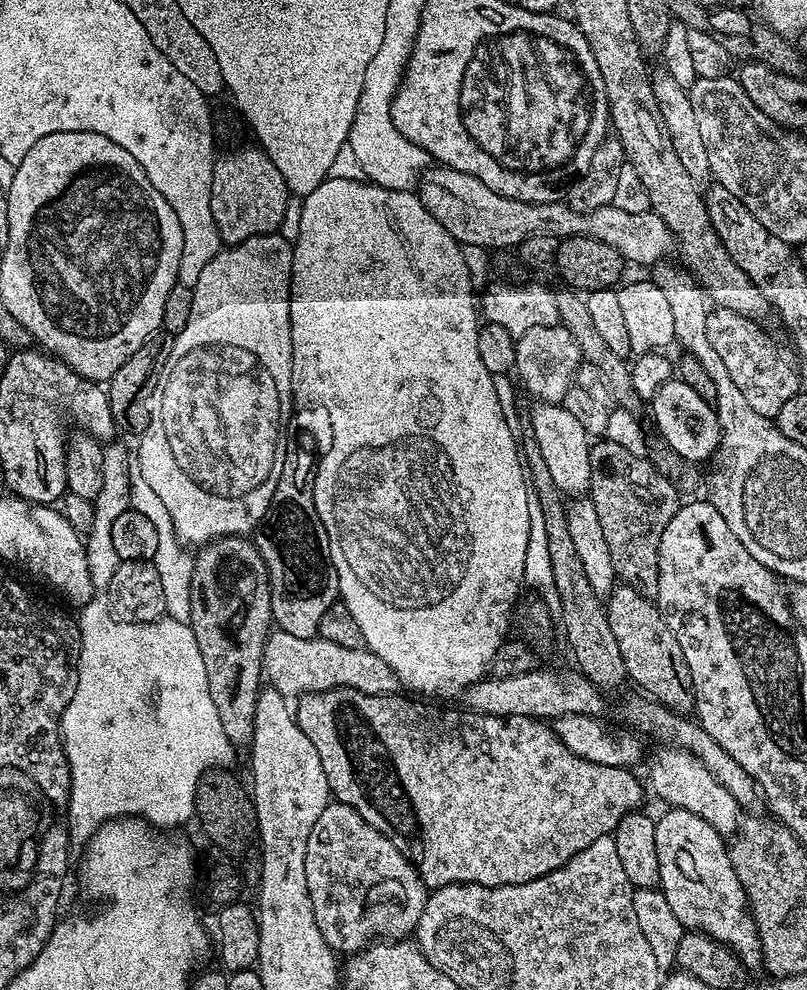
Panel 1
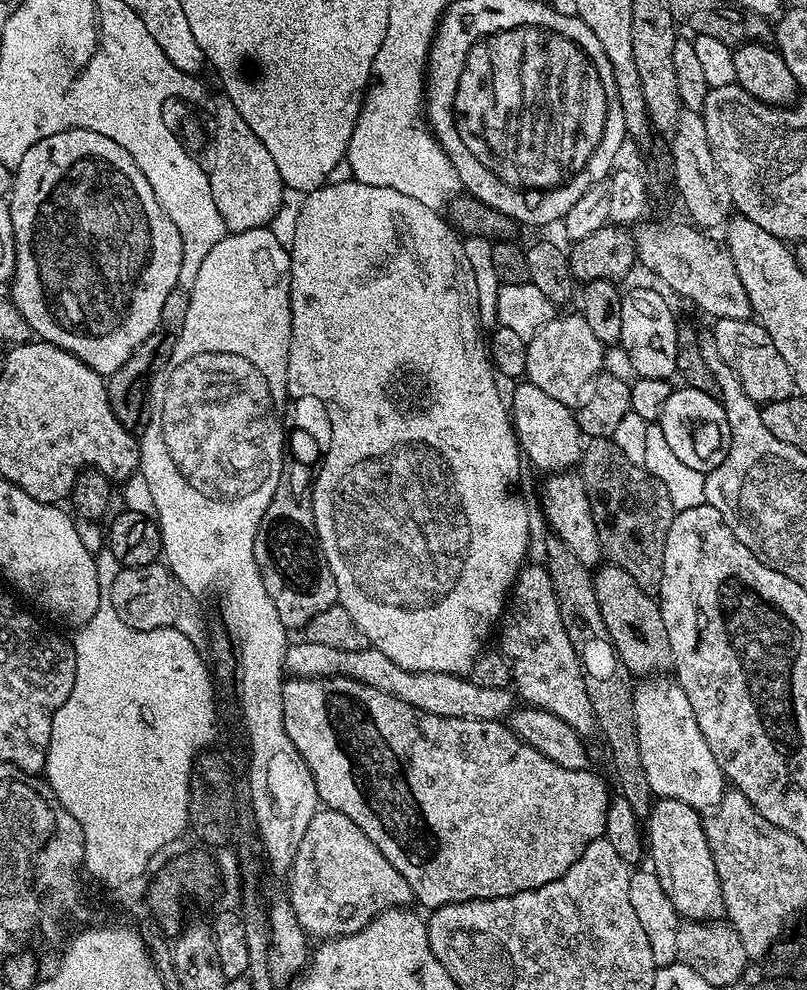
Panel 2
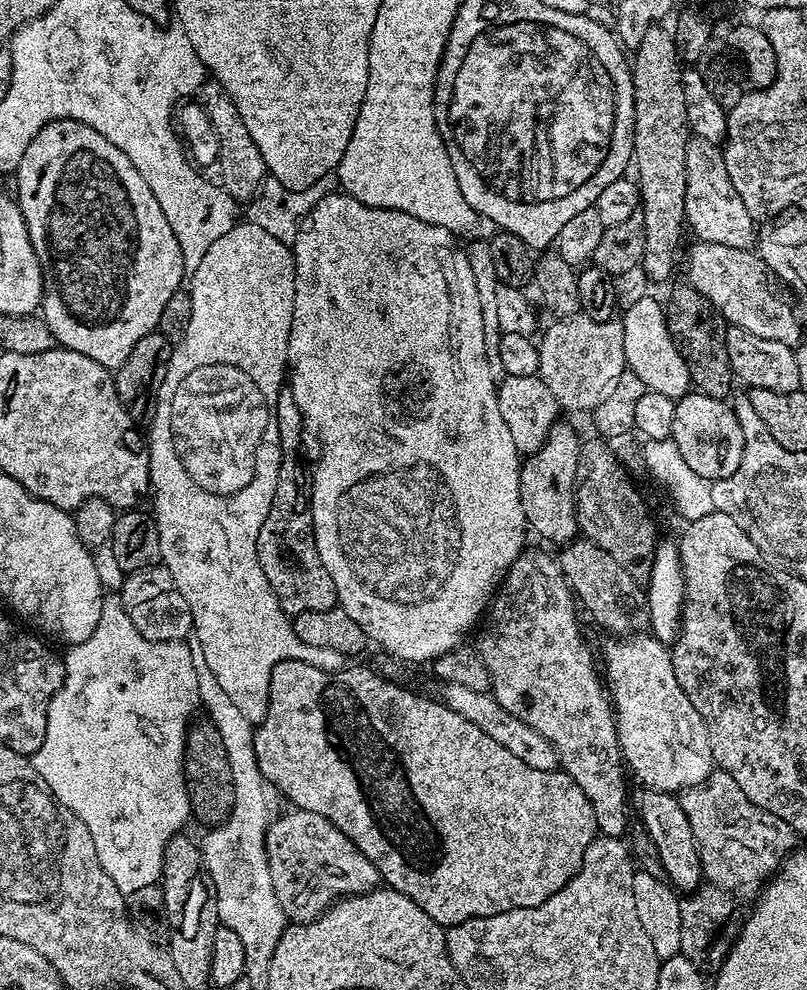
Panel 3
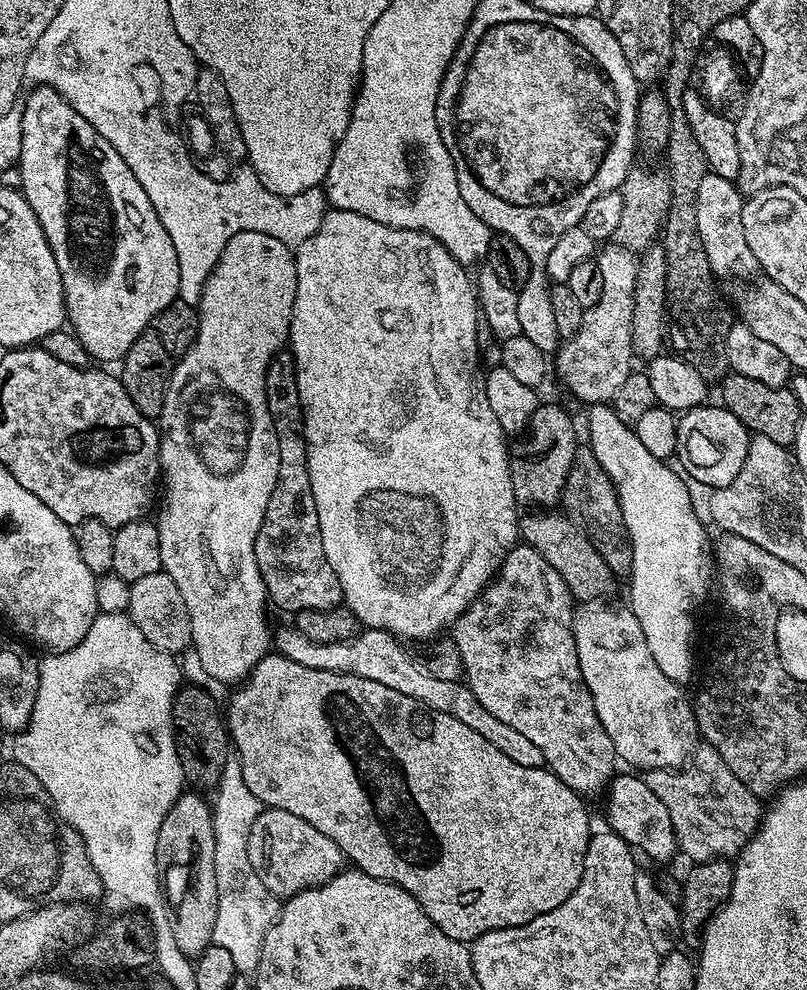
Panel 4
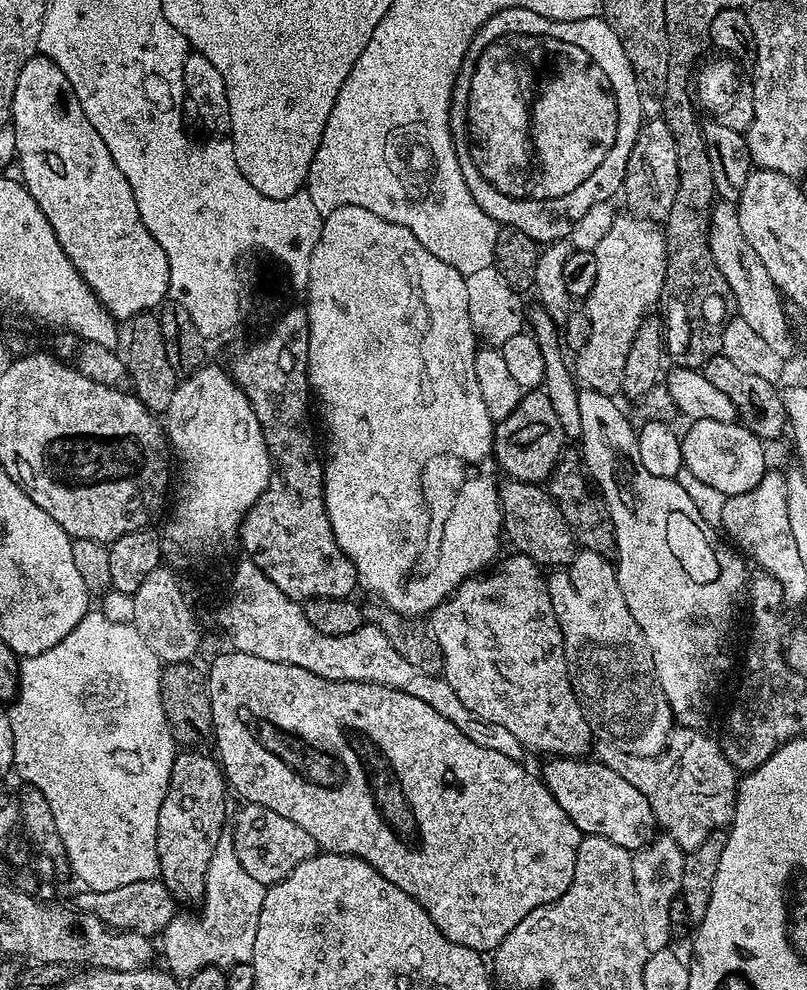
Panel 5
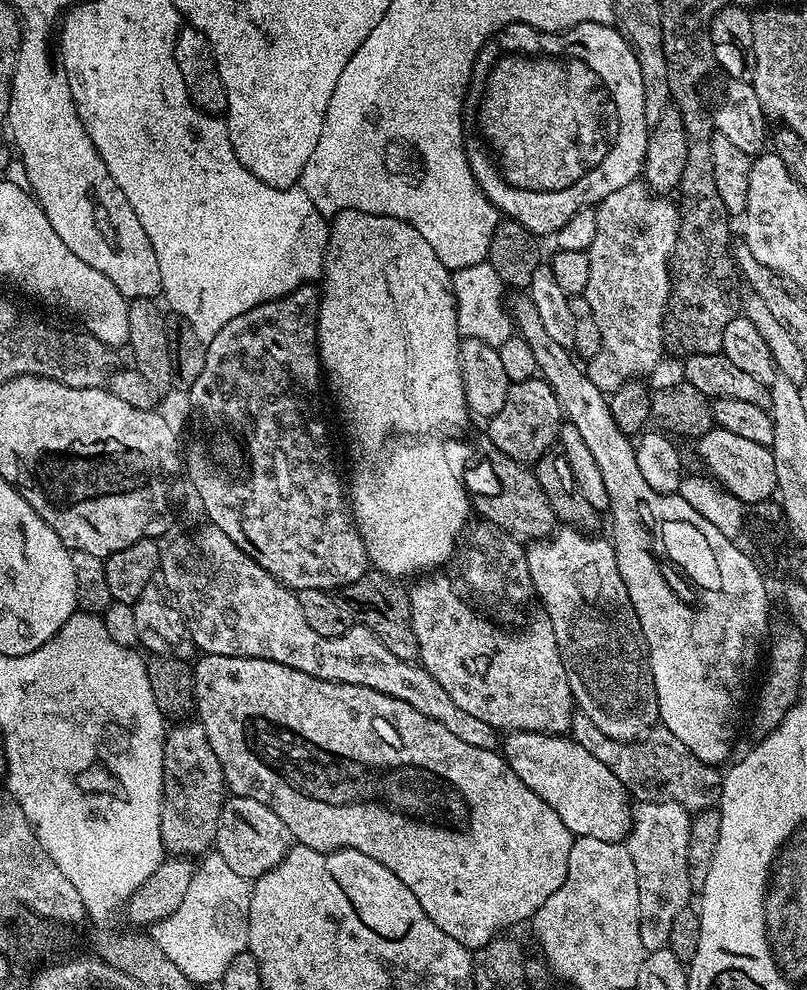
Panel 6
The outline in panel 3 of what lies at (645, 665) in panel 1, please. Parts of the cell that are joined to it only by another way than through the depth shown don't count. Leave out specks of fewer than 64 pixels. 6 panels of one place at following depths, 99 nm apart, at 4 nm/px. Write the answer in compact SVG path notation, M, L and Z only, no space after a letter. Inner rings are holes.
M577 538L559 549L558 559L579 607L585 608L608 634L636 634L647 625L648 609L641 585L602 546Z

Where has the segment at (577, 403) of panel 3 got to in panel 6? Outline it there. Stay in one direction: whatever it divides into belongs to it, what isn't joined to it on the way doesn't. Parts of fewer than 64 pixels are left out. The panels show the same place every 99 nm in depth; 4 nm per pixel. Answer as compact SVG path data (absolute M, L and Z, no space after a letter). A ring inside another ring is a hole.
M633 182L622 186L622 190L614 190L614 194L595 205L594 242L587 251L590 278L586 282L582 300L588 303L587 311L594 318L594 322L598 322L602 346L598 354L594 354L594 358L587 361L586 371L590 382L594 382L594 386L598 386L598 390L606 394L618 391L628 380L647 377L647 372L655 370L660 355L665 355L666 352L664 321L668 311L668 297L672 295L670 265L680 225L680 209L668 199L667 195L653 192L643 182Z

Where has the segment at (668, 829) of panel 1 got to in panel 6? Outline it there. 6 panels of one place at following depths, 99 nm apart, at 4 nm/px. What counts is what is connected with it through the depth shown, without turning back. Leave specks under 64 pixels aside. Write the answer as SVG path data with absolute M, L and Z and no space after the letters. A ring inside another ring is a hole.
M513 732L503 737L502 755L510 770L566 822L566 830L570 830L573 837L602 838L602 842L620 842L627 837L632 828L634 807L628 789L614 778L614 770L606 770L606 766L602 766L586 746L578 746L571 735Z

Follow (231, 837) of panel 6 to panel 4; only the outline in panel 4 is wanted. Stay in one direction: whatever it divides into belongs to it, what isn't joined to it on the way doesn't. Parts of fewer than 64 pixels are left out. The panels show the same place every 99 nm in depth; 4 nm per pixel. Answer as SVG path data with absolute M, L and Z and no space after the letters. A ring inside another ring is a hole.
M265 807L254 818L248 835L250 866L258 874L262 886L277 898L297 896L302 890L316 888L334 878L345 867L346 858L342 850L326 834L314 830L310 822L298 818L281 808Z

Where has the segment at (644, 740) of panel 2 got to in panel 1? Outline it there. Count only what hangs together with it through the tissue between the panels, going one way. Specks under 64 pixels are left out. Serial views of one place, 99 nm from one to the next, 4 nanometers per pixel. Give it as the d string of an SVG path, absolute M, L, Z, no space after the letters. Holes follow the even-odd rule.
M664 746L664 749L657 754L652 760L652 769L649 770L648 776L652 779L652 788L650 784L651 795L660 799L665 799L671 807L690 810L690 814L698 814L705 822L710 822L714 830L718 830L721 836L728 838L739 828L742 819L742 809L740 803L694 758L685 748L675 746Z

